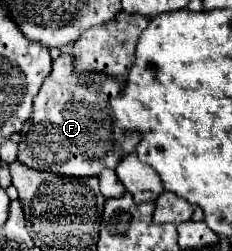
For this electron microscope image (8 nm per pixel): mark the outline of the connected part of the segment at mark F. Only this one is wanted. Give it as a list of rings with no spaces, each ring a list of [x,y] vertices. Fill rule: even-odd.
[[[62,53],[54,61],[52,73],[48,75],[40,93],[34,99],[32,117],[24,123],[24,127],[20,131],[22,141],[18,145],[18,159],[24,165],[38,169],[38,171],[54,171],[54,173],[74,175],[74,177],[100,175],[100,171],[106,167],[116,169],[120,159],[124,159],[128,153],[132,153],[136,149],[136,145],[140,143],[138,131],[124,131],[122,127],[118,127],[112,105],[110,105],[110,99],[120,95],[120,91],[124,89],[124,83],[126,83],[124,77],[108,79],[108,75],[92,75],[92,79],[80,79],[80,75],[76,75],[72,55]]]

